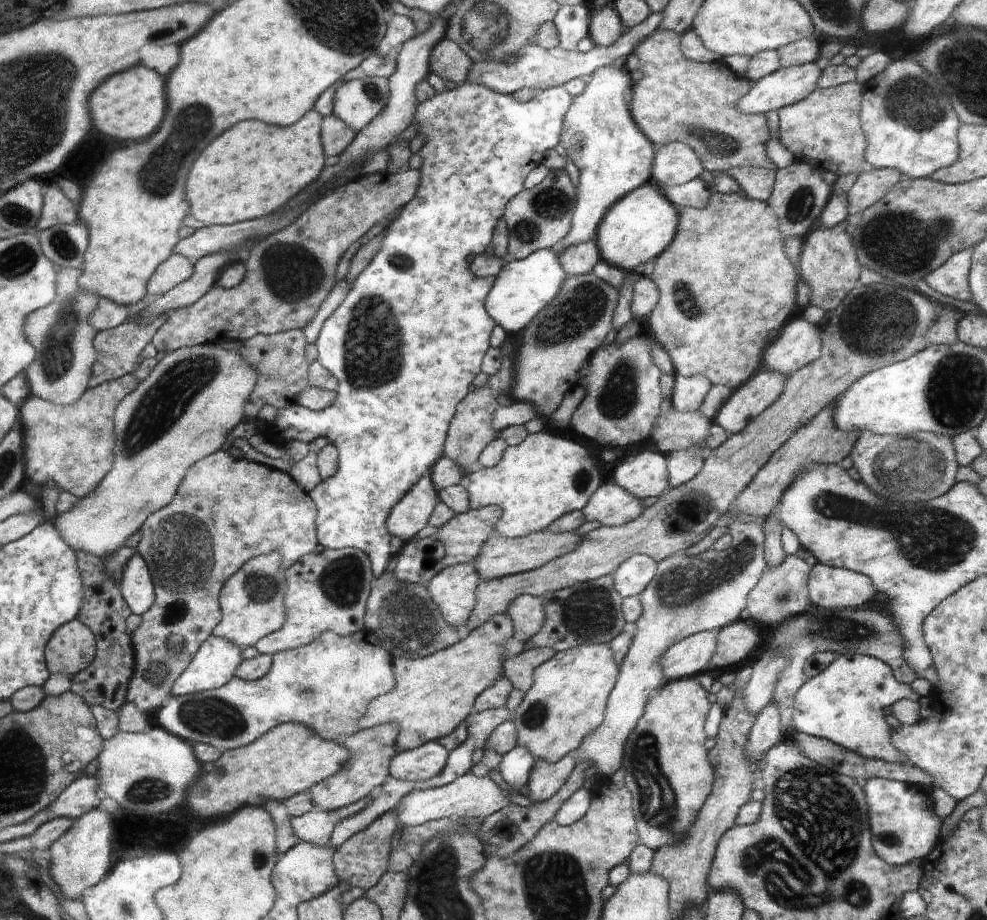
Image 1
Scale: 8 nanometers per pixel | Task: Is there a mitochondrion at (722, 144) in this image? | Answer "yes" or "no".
yes

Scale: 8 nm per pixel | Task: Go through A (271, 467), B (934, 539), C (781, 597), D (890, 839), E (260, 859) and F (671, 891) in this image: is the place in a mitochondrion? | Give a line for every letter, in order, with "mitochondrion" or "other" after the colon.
A: other
B: mitochondrion
C: mitochondrion
D: mitochondrion
E: other
F: other

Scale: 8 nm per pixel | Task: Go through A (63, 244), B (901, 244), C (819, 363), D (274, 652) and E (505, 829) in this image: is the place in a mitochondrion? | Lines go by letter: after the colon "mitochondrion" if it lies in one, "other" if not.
A: mitochondrion
B: mitochondrion
C: other
D: other
E: other

